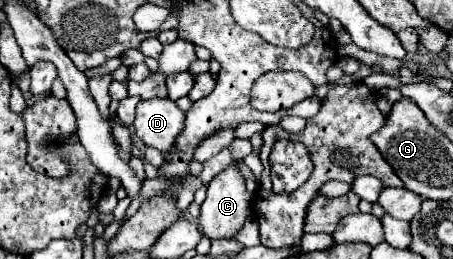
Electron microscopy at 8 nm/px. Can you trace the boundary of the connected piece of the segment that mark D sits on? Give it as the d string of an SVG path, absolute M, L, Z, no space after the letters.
M170 98L142 100L136 106L134 128L146 146L168 154L174 146L178 130L184 128L184 118L184 112Z

